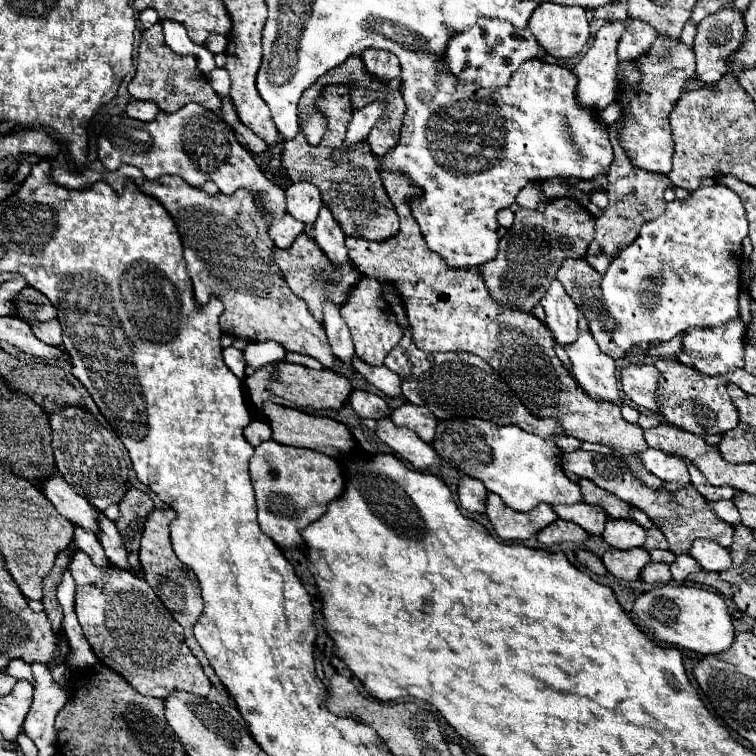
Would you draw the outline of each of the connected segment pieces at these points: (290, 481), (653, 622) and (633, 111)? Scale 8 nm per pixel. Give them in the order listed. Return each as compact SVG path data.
M274 440L254 448L254 456L250 458L250 478L256 492L258 524L280 548L304 548L300 530L318 520L318 514L324 514L328 502L336 500L344 490L342 468L334 458L306 448L282 446Z
M656 586L634 602L634 614L644 620L654 638L672 646L682 646L700 654L718 654L734 642L734 626L722 596L700 586Z
M658 34L652 48L632 62L640 68L640 84L636 88L626 84L618 86L618 102L622 104L624 122L616 138L636 168L668 174L672 168L674 154L672 128L668 116L678 98L682 96L686 82L694 78L694 52L682 42L674 44L670 38Z

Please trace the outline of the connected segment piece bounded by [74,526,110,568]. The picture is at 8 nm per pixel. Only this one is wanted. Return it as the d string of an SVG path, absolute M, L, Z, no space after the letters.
M76 526L76 528L74 528L74 544L92 558L94 566L106 568L106 566L110 564L110 562L106 560L106 554L102 552L102 546L98 544L98 538L96 538L94 532L88 532L88 530Z

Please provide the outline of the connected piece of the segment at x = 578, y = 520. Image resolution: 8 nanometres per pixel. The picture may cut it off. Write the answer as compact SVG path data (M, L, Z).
M586 502L570 504L570 506L568 504L554 504L552 508L558 514L558 518L574 522L590 534L600 534L606 520L608 520L608 516L606 516L606 512L602 512L602 508L590 506Z

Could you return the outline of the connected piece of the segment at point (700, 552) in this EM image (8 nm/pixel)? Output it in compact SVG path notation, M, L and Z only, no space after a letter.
M710 538L696 540L690 554L708 572L722 572L722 570L728 570L732 566L732 558L730 558L728 548L720 546L718 542L714 542Z

